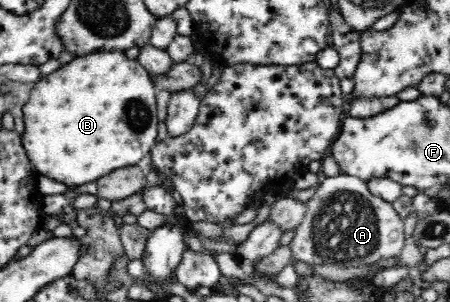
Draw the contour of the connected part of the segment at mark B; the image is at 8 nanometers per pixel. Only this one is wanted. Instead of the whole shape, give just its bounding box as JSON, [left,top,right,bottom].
[20,51,159,188]

